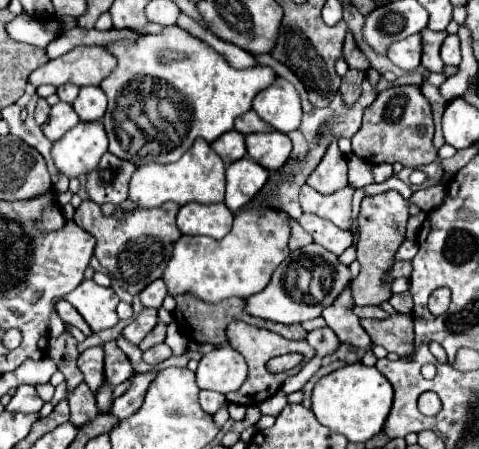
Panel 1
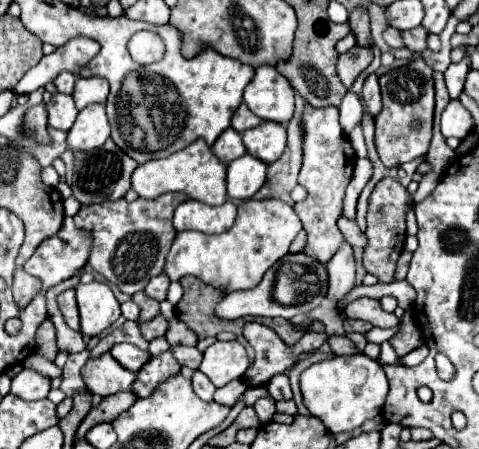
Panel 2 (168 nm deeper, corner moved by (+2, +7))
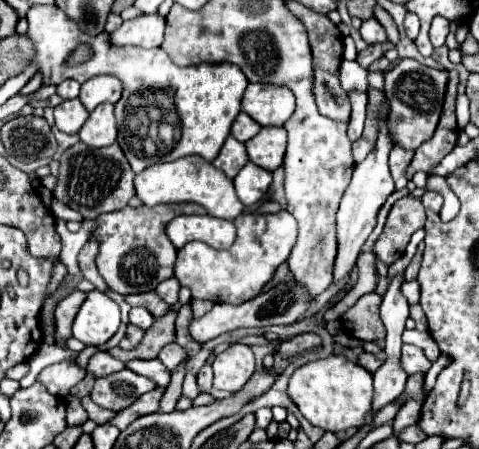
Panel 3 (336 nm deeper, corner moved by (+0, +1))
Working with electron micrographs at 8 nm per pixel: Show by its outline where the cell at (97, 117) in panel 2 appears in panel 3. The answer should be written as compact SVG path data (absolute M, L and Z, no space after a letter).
M100 104L90 112L90 118L80 128L78 136L90 148L102 148L116 142L116 118L114 118L114 104Z

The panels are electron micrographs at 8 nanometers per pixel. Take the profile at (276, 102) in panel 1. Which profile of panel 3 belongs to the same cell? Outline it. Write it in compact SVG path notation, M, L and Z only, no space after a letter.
M248 84L242 98L242 110L260 126L284 126L294 106L294 94L274 84Z

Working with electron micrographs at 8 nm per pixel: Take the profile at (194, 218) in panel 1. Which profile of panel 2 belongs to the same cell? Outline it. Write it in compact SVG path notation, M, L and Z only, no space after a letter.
M196 200L182 202L174 212L174 228L182 230L198 230L204 234L222 234L236 220L234 202L226 200L220 206L206 206Z

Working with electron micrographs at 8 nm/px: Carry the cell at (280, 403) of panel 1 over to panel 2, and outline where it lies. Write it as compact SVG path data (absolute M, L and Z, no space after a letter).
M262 396L262 398L258 398L254 402L254 410L260 416L260 422L268 424L270 418L272 418L272 414L276 412L276 400L272 396Z

